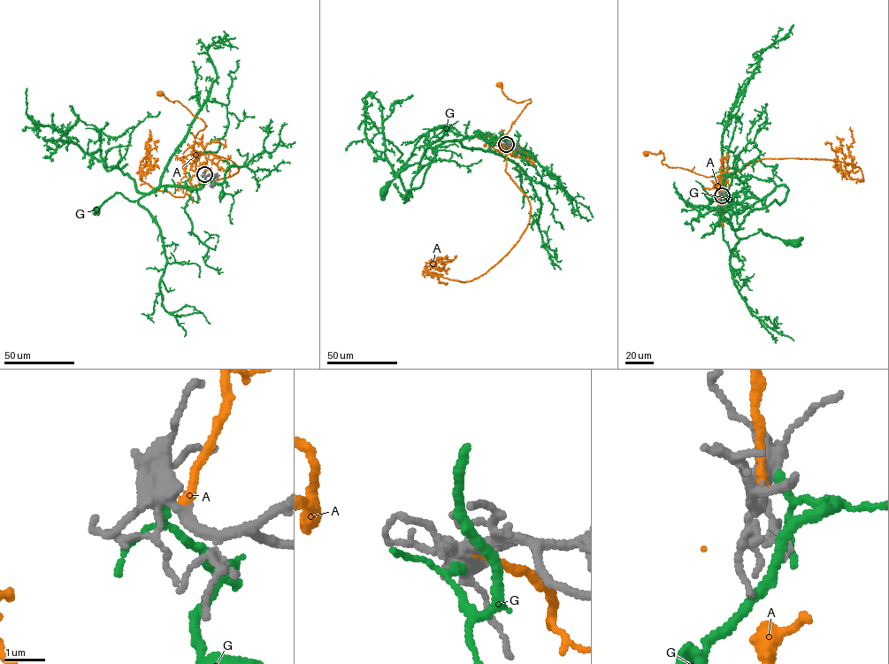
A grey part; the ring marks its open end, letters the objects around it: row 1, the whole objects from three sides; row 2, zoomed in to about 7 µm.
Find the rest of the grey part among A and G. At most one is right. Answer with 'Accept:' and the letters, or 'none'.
Accept: A

